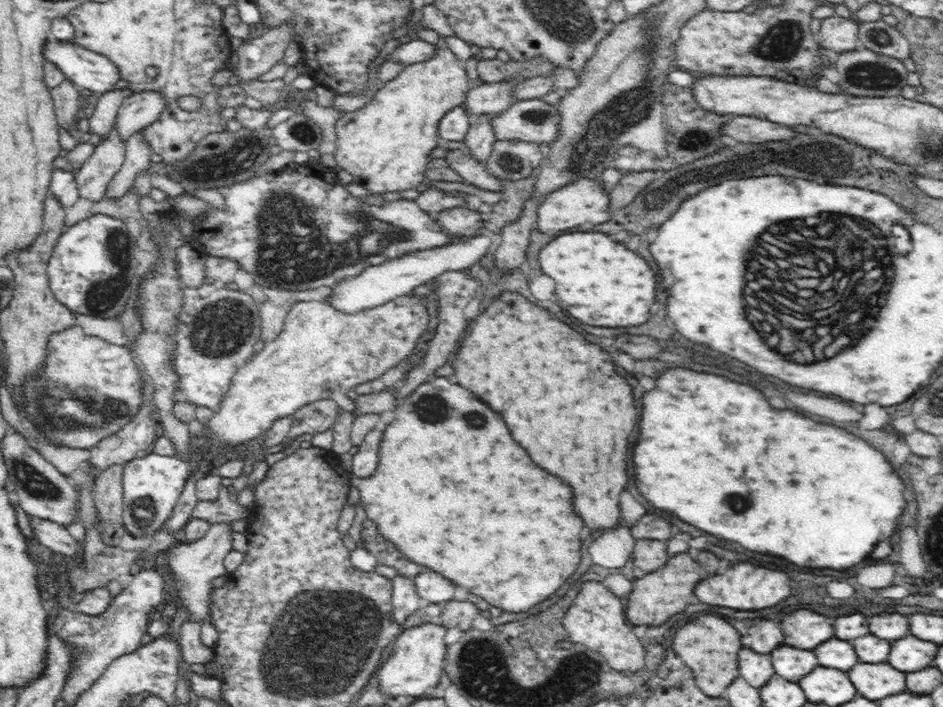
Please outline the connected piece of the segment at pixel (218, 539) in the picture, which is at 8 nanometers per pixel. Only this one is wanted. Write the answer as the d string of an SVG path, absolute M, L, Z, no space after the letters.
M212 522L207 532L198 540L178 544L171 550L168 556L170 572L176 578L176 594L180 596L182 605L190 611L188 621L204 620L208 616L208 597L211 596L210 580L212 578L226 578L230 573L226 571L224 565L225 556L233 549L232 534L236 531L232 529L232 522Z

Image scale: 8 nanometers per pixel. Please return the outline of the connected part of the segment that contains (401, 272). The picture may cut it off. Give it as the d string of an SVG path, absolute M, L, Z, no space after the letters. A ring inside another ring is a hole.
M476 234L474 237L460 239L458 242L452 242L446 246L406 252L404 256L388 258L382 264L368 266L360 274L338 282L332 287L330 302L344 314L357 314L358 311L376 308L396 297L409 294L417 286L426 285L440 273L468 269L476 260L486 256L486 252L490 251L490 246L492 246L492 242L489 236Z

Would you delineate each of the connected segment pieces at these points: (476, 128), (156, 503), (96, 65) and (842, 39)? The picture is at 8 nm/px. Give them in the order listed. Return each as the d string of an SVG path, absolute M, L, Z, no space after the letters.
M475 114L472 123L465 134L465 144L471 154L478 162L485 162L492 152L492 144L496 142L496 133L493 132L493 118L497 114Z
M154 452L127 462L122 470L123 526L128 533L144 537L161 530L176 506L188 474L196 472L196 464L186 464L174 455L159 455Z
M48 39L45 57L80 90L88 89L98 95L121 87L122 81L115 63L75 42Z
M834 14L823 18L820 33L824 36L821 46L834 52L862 47L858 42L858 21L853 17L847 19Z

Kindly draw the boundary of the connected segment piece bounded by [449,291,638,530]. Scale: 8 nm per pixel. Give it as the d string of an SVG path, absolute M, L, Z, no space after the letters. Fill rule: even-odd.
M505 291L500 294L500 297L494 298L494 300L488 305L484 312L473 320L468 334L468 338L464 338L462 346L455 356L452 357L452 361L449 362L453 368L453 374L456 374L457 383L464 388L468 388L472 394L476 394L478 398L482 398L484 402L490 404L492 410L500 412L514 436L514 440L526 448L526 452L532 456L532 460L542 466L544 470L548 470L550 474L556 474L558 478L566 480L572 490L574 490L574 508L576 512L580 514L580 518L586 522L586 526L592 526L592 530L600 530L600 528L610 528L614 526L618 520L620 520L620 502L618 502L618 496L620 492L626 488L628 484L628 436L630 432L634 430L636 426L636 406L634 406L634 396L632 396L632 388L630 384L626 384L626 380L622 376L618 376L618 372L614 370L614 364L610 362L610 354L602 348L598 348L596 344L590 344L588 340L584 340L576 330L572 330L570 326L566 326L564 322L558 322L554 316L550 316L546 310L530 304L530 302L524 298L524 295L520 293L514 293L512 291Z

